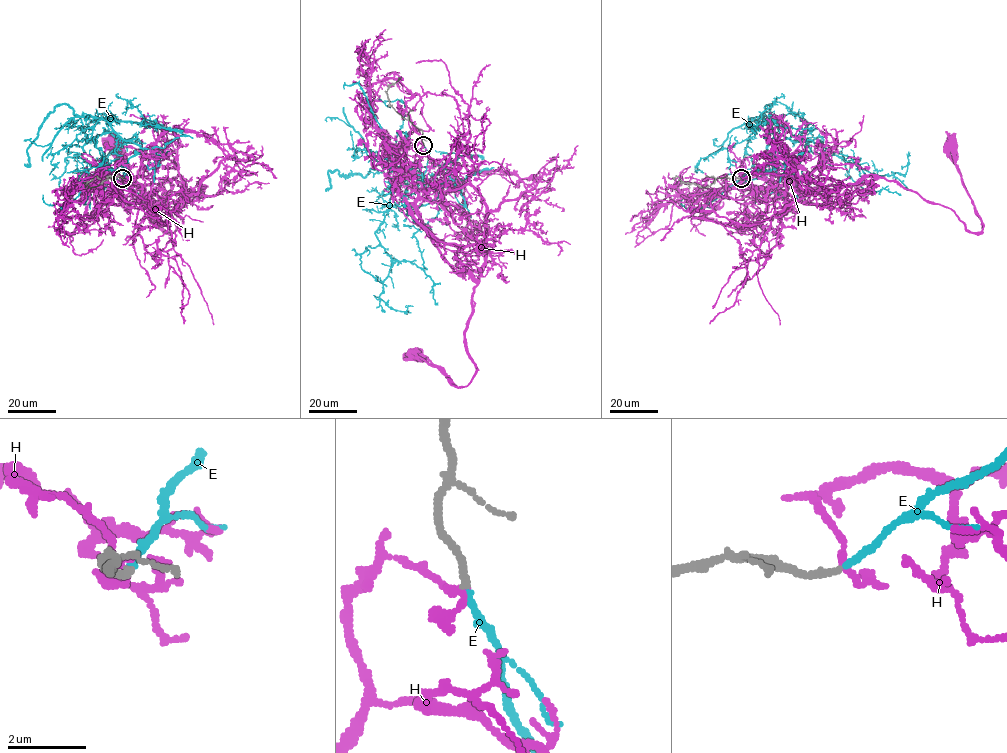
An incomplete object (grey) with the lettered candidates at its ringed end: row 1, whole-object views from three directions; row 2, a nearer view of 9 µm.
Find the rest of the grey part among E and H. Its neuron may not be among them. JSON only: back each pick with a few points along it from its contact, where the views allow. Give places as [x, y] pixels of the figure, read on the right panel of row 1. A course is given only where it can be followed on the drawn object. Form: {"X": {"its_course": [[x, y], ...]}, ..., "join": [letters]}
{"E": {"its_course": [[741, 178], [784, 163], [780, 141], [771, 132], [880, 176], [905, 174], [908, 151]]}, "join": ["E"]}

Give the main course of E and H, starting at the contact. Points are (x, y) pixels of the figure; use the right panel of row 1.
E: (741, 178), (784, 163), (780, 141), (771, 132), (880, 176), (905, 174), (908, 151)
H: (741, 178), (757, 172), (775, 185), (817, 190), (881, 177), (951, 209), (979, 232), (983, 224), (949, 146)

